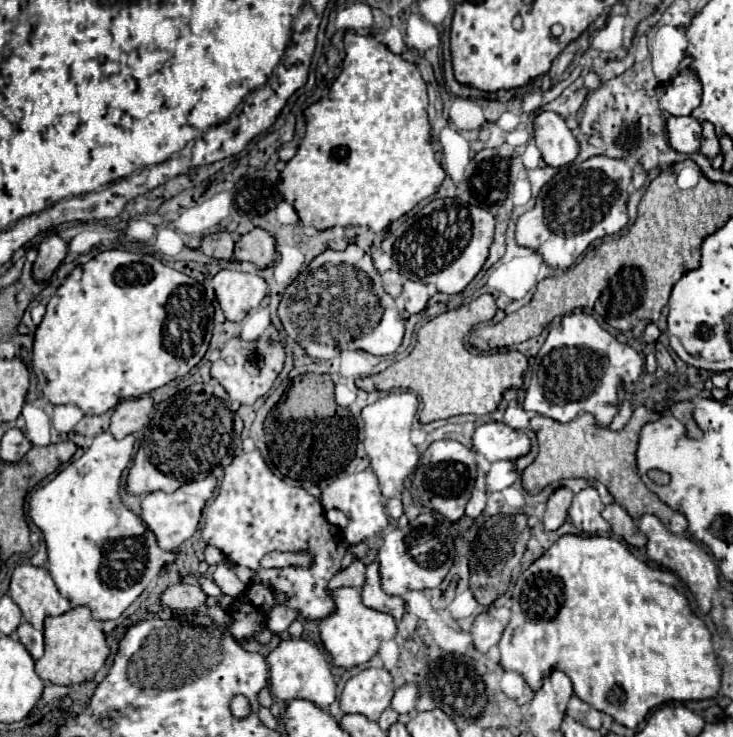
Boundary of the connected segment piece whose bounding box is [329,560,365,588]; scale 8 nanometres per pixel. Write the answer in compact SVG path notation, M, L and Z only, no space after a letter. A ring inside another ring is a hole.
M355 560L347 570L339 572L335 576L333 584L329 584L329 586L335 586L335 588L339 588L339 586L359 586L361 588L363 584L365 584L365 564L361 560ZM341 578L343 578L343 582L341 582Z

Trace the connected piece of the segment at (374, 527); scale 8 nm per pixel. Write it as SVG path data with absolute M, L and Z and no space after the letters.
M363 470L363 472L355 472L355 474L340 473L330 478L327 486L323 488L319 500L323 504L323 510L337 508L337 510L345 512L345 516L349 518L347 532L345 532L347 544L357 544L357 542L381 532L387 526L385 504L383 504L383 496L381 496L377 476L373 474L373 470Z

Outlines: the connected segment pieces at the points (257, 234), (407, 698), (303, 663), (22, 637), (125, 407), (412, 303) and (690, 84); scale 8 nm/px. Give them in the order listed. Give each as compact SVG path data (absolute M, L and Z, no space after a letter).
M255 228L241 236L241 240L235 244L235 258L239 262L251 262L259 268L267 268L277 258L277 242L267 230Z
M405 684L395 690L393 700L391 700L391 708L399 714L413 714L417 698L419 698L417 684Z
M303 638L281 640L279 646L271 650L271 654L267 656L267 664L269 664L269 688L277 700L291 702L295 698L303 698L311 700L319 708L327 708L335 700L335 678L329 670L329 662L315 644Z
M21 622L21 626L17 628L17 638L35 660L43 656L43 632L35 630L29 622Z
M151 396L121 400L115 406L115 412L111 416L109 432L115 438L125 438L127 434L137 434L149 422L151 410L153 410Z
M407 280L403 284L401 298L403 298L403 306L407 312L411 312L411 314L423 312L427 306L427 300L429 300L429 288L423 282Z
M685 68L681 74L665 86L659 96L659 106L673 116L689 116L701 102L701 86L697 76Z

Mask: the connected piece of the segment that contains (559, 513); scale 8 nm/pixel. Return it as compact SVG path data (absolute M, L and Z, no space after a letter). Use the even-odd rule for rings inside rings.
M557 488L549 496L545 518L543 518L543 526L547 532L557 530L567 520L567 510L571 506L571 500L573 500L573 492L569 488Z

